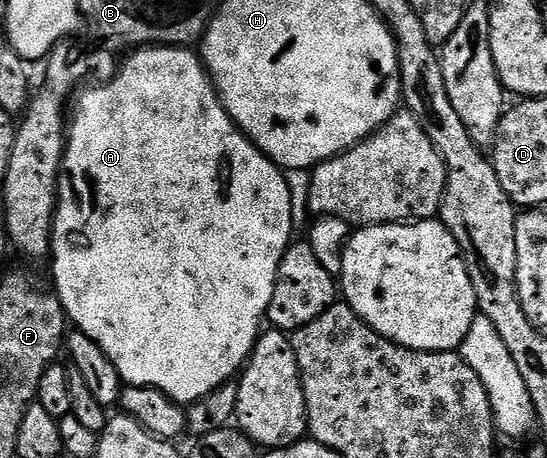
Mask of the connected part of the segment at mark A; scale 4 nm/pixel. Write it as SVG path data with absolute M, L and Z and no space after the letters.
M157 44L135 49L127 57L131 58L119 65L118 73L110 81L83 89L77 95L68 122L62 173L58 176L58 209L54 211L52 231L52 286L66 310L67 319L100 344L108 360L116 364L116 372L120 372L123 383L151 386L179 404L191 404L208 396L214 389L229 383L245 367L263 329L268 304L272 304L276 272L287 246L291 245L290 233L294 230L294 198L286 183L287 175L261 154L228 116L201 57L192 51Z

